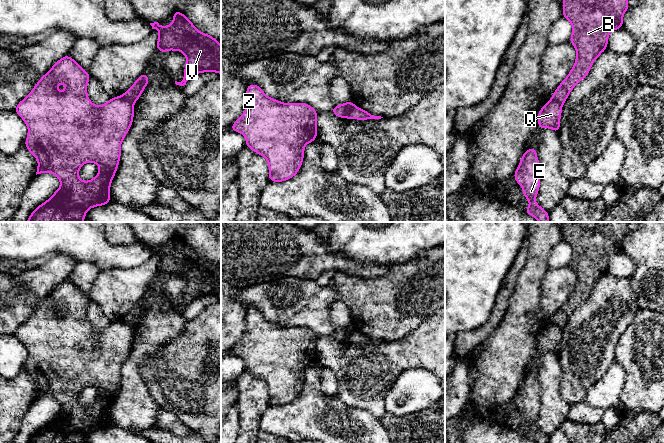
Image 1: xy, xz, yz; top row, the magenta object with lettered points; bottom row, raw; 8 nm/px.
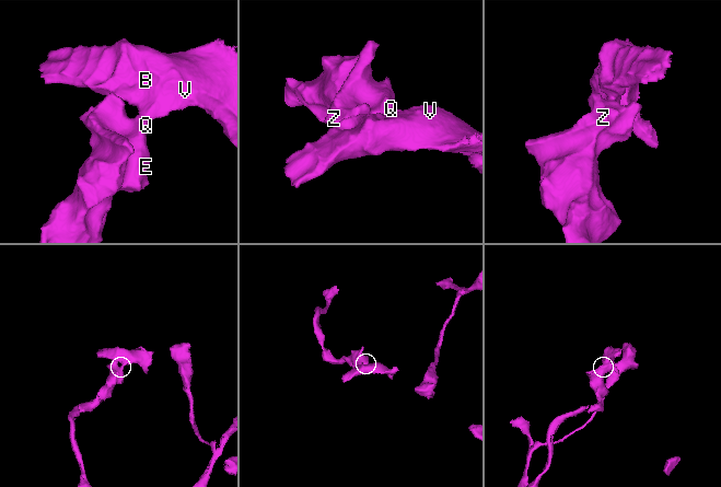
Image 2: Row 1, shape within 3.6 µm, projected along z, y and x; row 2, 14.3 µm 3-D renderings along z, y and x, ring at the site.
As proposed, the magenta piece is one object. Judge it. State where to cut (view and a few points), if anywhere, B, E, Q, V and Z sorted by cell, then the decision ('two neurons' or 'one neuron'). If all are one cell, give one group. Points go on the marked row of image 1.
cut xy (120, 96), (133, 104); groups B V / E Q Z; two neurons

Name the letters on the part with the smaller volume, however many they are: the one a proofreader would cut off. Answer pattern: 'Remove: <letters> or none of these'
Remove: B, V

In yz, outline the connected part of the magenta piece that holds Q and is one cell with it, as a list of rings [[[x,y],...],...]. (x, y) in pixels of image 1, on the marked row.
[[[549,99],[538,112],[539,129],[550,128],[559,133],[562,106],[559,102]]]

